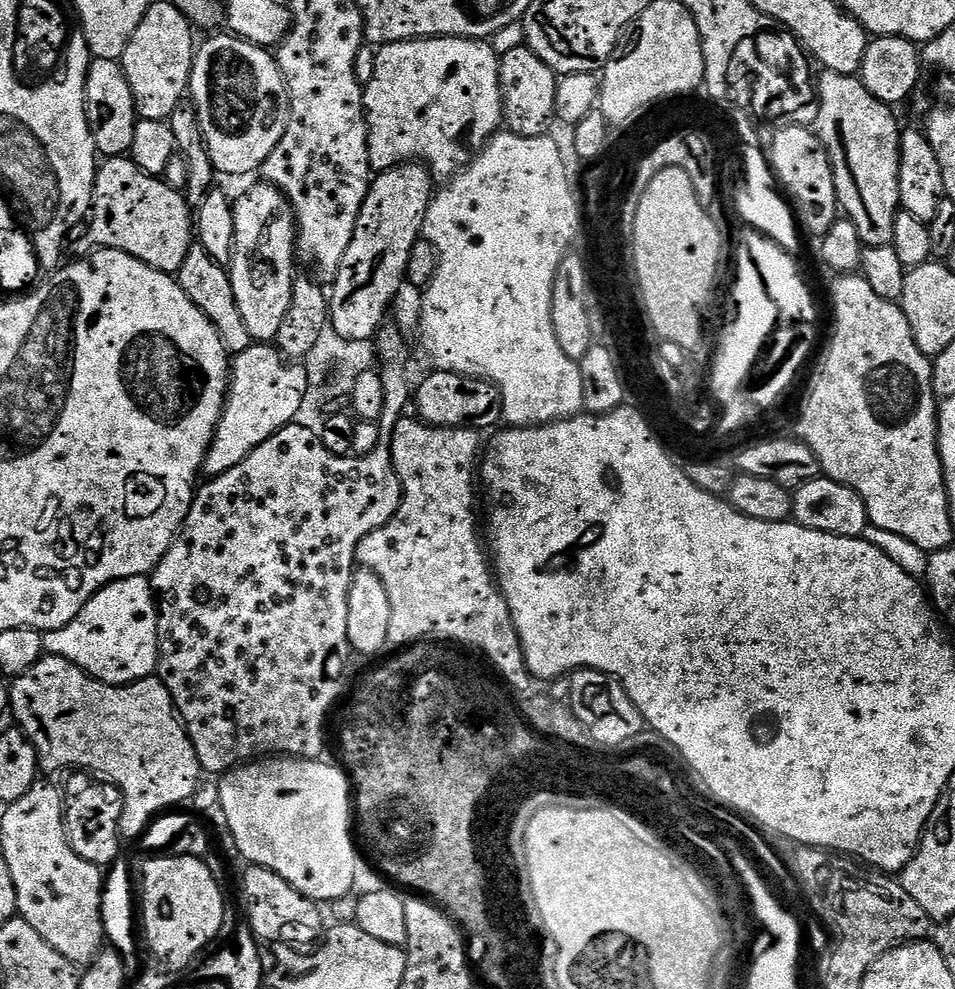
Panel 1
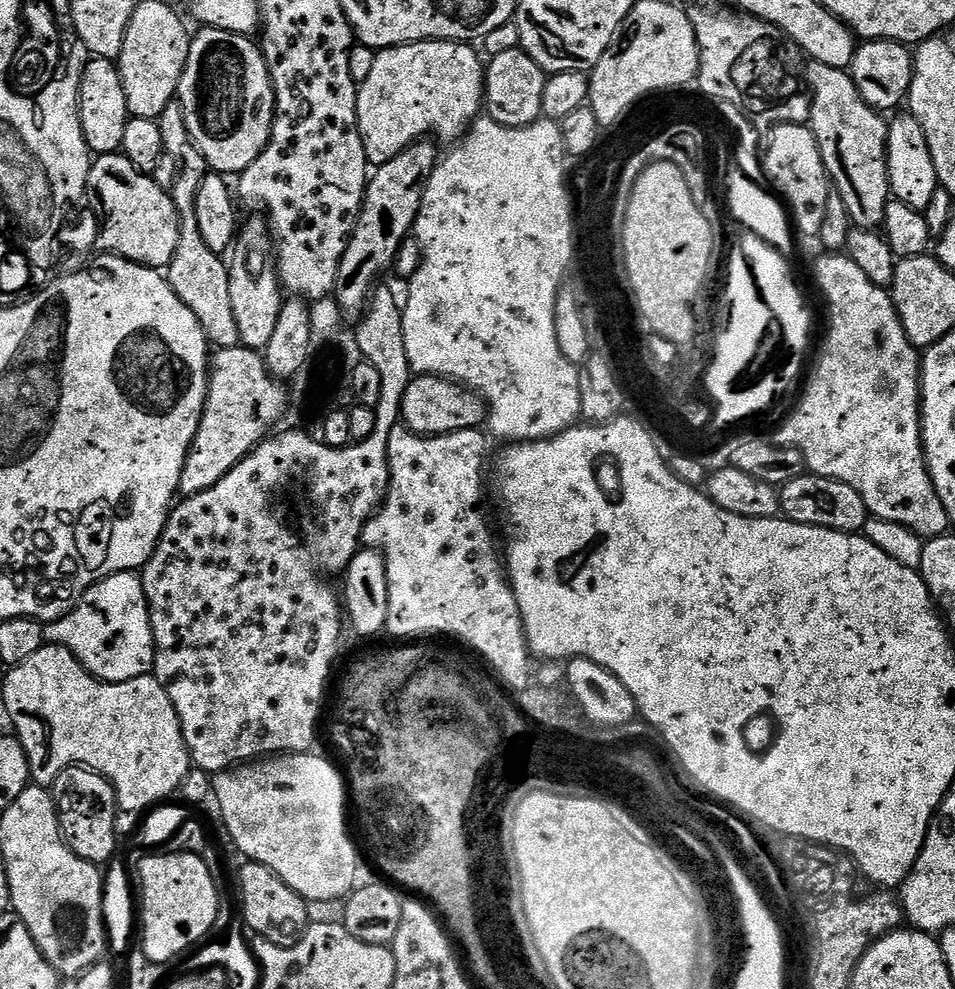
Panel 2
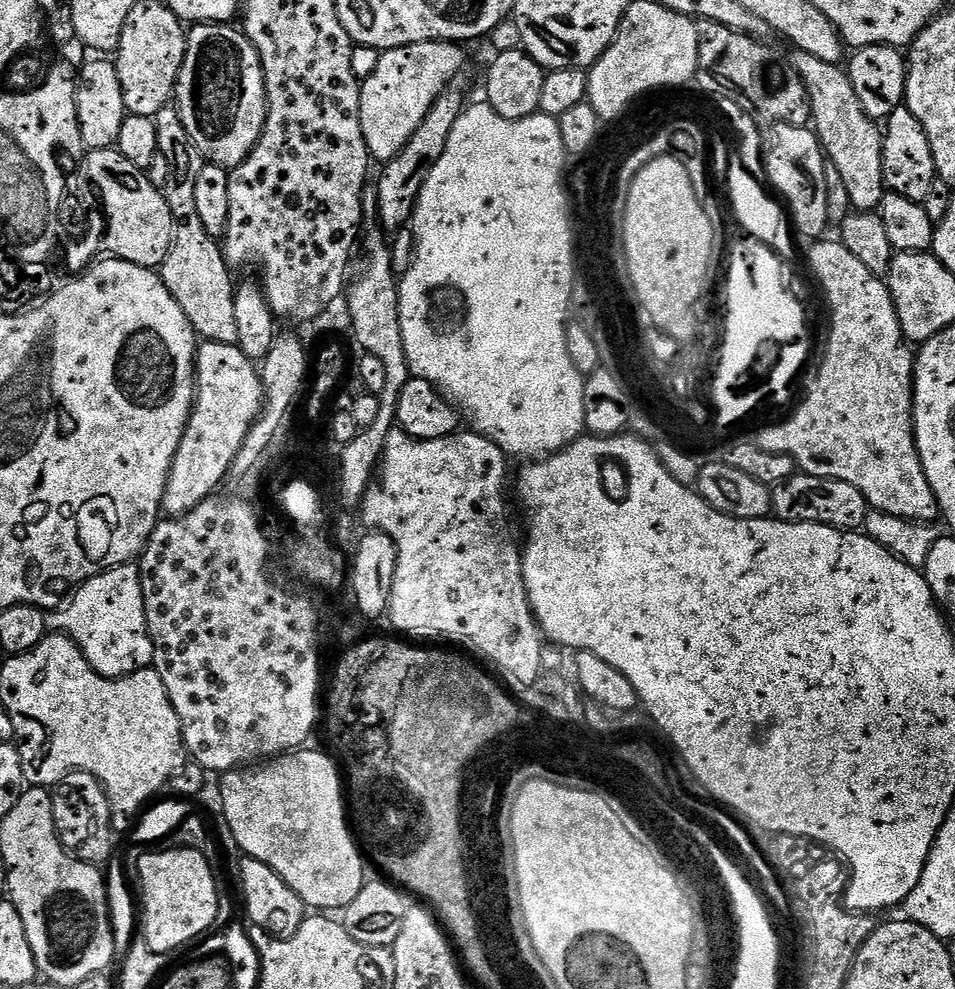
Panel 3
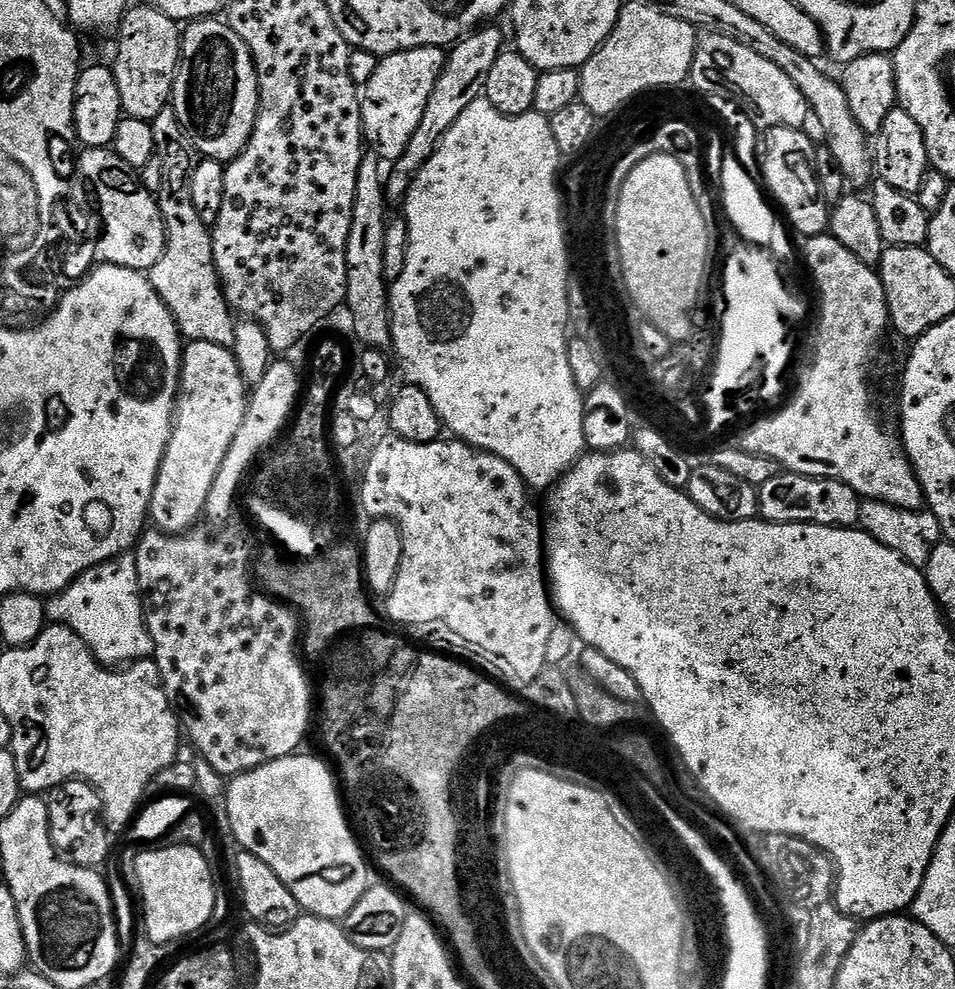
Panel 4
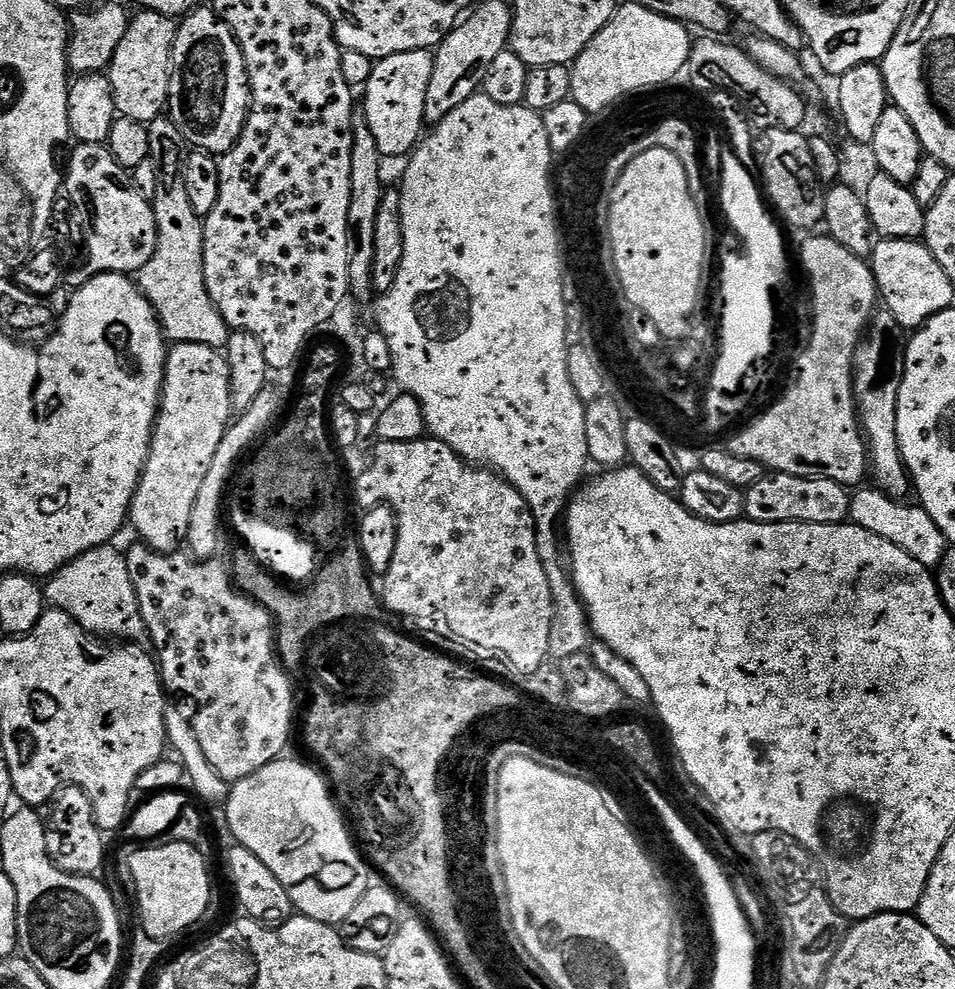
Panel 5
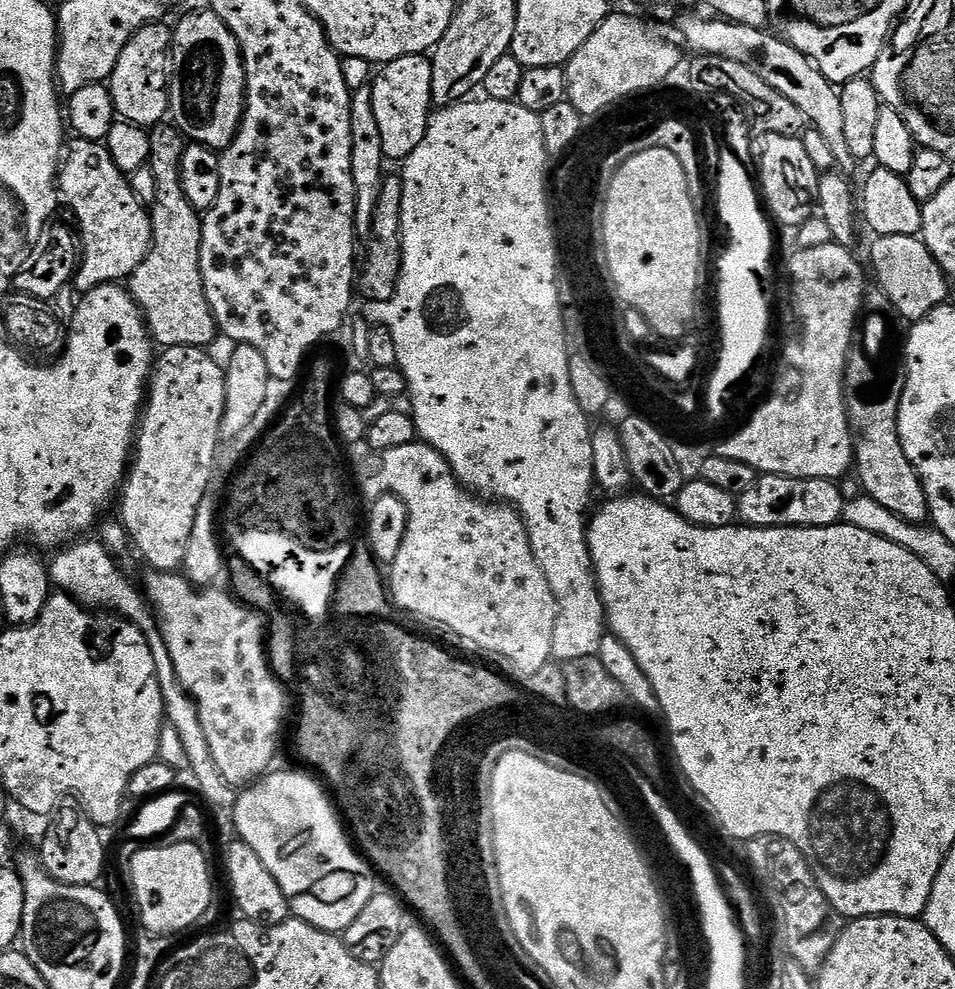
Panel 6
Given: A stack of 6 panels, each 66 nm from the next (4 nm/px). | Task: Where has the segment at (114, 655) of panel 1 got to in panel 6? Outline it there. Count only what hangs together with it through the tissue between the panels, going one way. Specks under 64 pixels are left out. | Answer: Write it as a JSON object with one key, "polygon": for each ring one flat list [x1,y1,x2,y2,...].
{"polygon":[[88,538,77,539,75,542,61,547,57,551,61,552,53,560,50,560,51,583,57,589,75,596,77,600,87,602,93,609,107,610,109,613,119,614,139,625,146,622,150,612,146,607,145,597,141,594,137,585,135,588,124,577,123,570,116,565,119,564,117,557,113,556,108,551,108,547,100,543,99,539,84,539]]}

